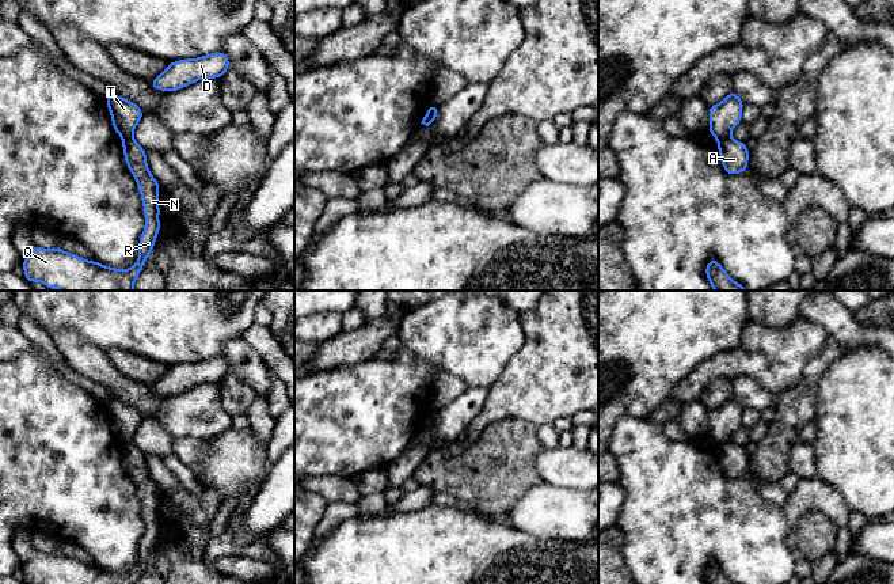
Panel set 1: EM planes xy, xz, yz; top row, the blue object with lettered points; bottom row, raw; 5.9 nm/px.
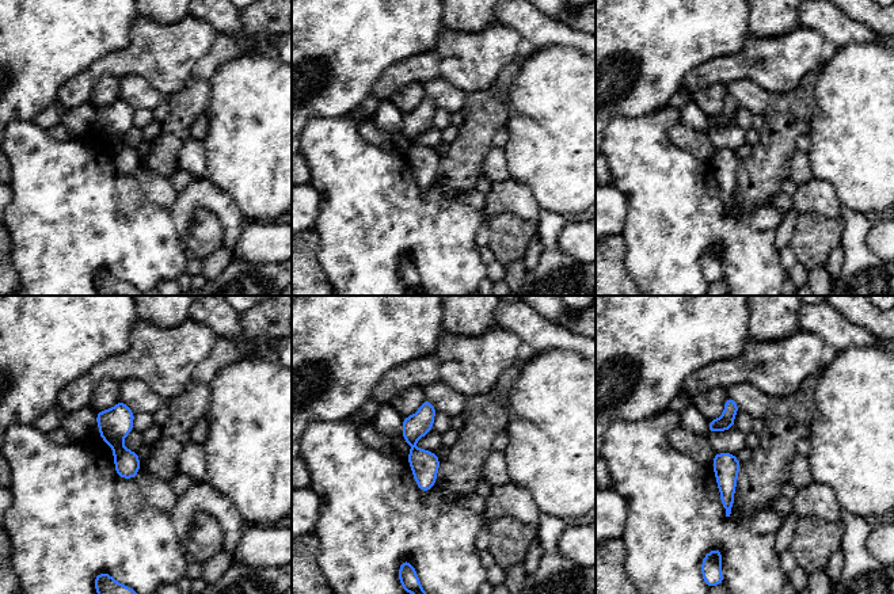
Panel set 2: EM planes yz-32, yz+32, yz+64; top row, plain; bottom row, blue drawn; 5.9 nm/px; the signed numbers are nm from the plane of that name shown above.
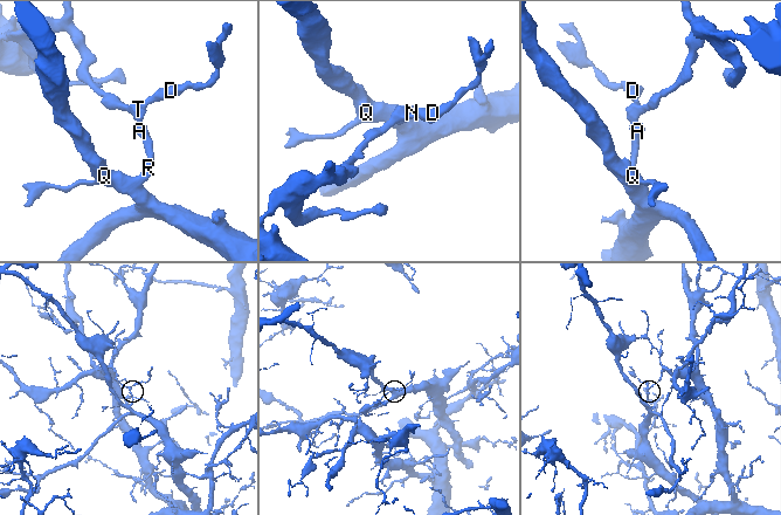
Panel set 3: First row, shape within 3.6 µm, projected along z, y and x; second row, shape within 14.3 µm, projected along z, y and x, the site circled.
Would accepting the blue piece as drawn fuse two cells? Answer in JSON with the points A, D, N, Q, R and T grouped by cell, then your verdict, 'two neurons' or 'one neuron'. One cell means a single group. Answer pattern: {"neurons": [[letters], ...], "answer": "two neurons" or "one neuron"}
{"neurons": [["A", "N", "Q", "R"], ["D", "T"]], "answer": "two neurons"}

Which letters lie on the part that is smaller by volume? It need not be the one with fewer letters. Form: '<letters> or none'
A, N, Q, R

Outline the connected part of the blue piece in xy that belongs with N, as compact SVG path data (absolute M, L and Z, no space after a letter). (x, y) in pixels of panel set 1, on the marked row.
M122 139L126 166L137 181L142 198L145 228L138 242L138 259L129 269L117 269L96 261L87 261L58 247L35 246L22 261L24 278L61 291L134 291L147 258L160 231L159 182L149 172L145 149L133 139Z

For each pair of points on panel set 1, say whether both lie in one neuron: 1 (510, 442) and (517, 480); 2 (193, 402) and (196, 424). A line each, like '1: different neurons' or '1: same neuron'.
1: same neuron
2: same neuron

